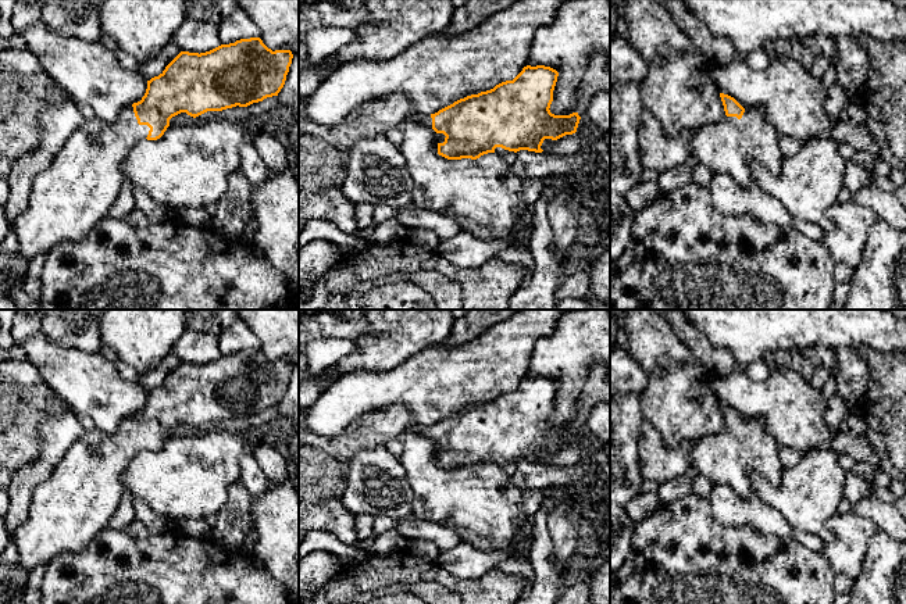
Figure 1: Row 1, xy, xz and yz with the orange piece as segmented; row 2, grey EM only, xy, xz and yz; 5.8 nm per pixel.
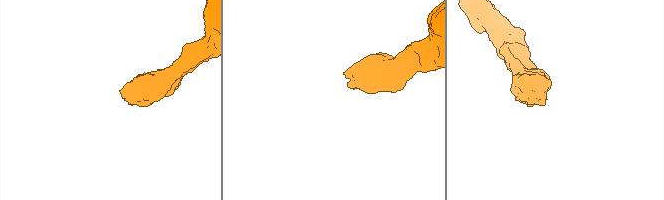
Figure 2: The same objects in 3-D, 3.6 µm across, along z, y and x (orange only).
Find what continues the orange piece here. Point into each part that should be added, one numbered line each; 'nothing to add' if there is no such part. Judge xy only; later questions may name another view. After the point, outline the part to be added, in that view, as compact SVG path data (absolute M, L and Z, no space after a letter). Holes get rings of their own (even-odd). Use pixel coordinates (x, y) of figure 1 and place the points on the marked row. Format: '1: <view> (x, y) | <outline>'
1: xy (74, 193) | M133 107L124 108L114 124L94 117L78 128L51 165L35 178L29 203L11 225L19 243L17 254L31 261L38 255L44 257L61 243L85 239L108 215L110 205L126 185L122 164L149 131L147 125L138 124Z

